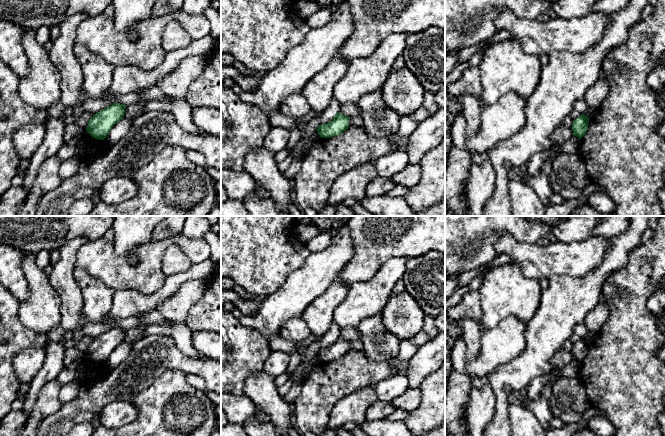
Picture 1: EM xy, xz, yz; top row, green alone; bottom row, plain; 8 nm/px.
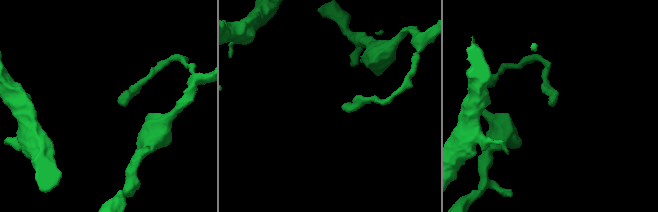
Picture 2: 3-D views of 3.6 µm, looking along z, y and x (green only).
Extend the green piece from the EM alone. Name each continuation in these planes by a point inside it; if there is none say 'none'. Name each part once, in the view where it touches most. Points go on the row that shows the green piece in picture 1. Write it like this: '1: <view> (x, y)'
none

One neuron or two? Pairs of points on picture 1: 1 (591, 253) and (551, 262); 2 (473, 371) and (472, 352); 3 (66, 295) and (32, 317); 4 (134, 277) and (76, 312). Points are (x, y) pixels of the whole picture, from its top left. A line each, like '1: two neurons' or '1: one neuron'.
1: one neuron
2: two neurons
3: two neurons
4: two neurons

